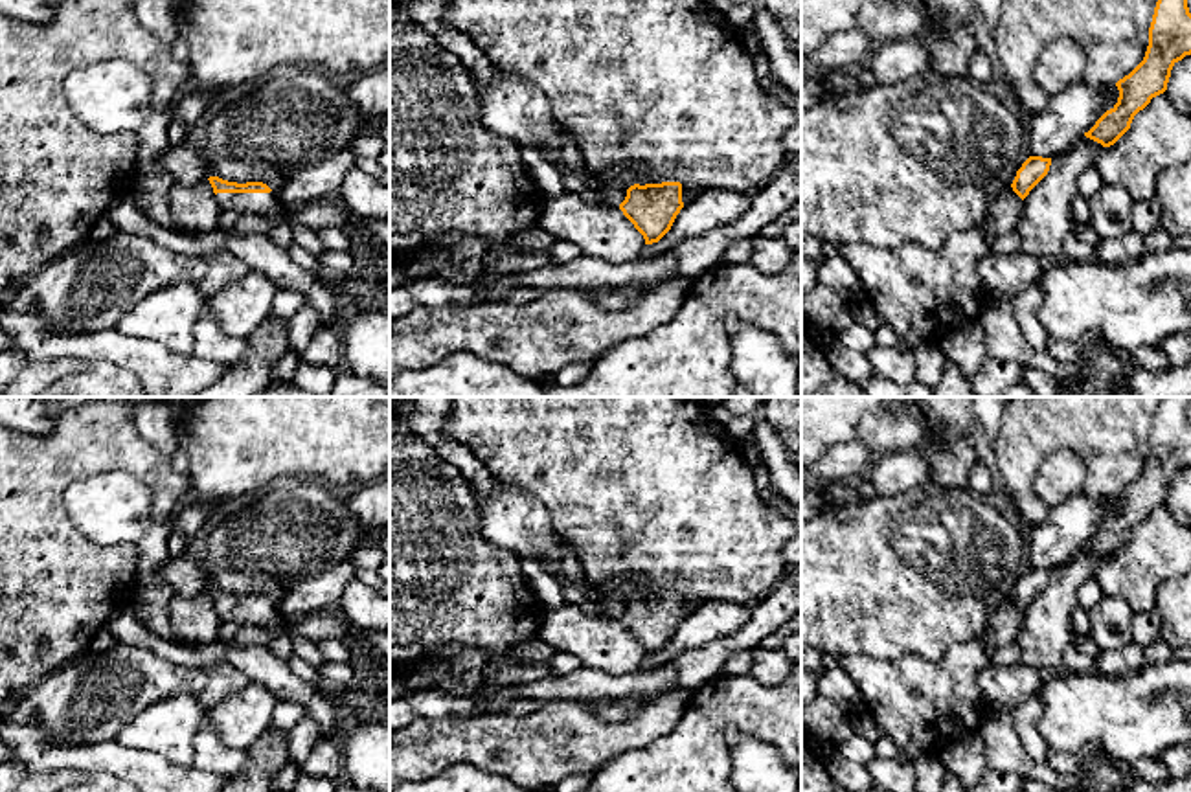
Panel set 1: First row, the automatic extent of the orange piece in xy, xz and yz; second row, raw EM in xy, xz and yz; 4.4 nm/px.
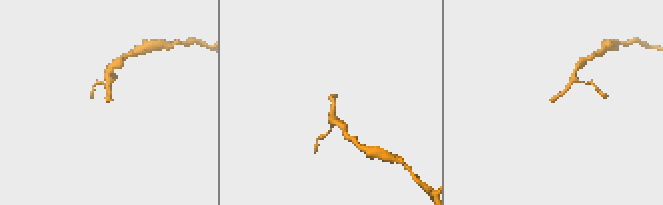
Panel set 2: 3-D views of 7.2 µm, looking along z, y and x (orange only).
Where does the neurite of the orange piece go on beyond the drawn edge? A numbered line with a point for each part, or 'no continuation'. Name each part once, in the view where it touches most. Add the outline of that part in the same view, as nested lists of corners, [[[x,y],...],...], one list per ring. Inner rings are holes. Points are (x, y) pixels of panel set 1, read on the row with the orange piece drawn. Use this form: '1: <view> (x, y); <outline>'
1: xy (245, 204); [[[276,191],[270,193],[217,193],[221,209],[233,209],[241,217],[265,215],[279,209],[279,198]]]

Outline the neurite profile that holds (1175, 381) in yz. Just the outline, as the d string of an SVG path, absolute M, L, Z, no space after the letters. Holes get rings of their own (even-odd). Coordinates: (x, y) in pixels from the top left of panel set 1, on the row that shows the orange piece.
M1191 362L1152 373L1143 368L1132 369L1116 390L1136 393L1138 397L1191 397Z

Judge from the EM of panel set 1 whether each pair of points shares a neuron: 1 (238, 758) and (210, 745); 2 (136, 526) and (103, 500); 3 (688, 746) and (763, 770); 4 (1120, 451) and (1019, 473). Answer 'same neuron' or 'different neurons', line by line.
1: same neuron
2: same neuron
3: different neurons
4: same neuron

